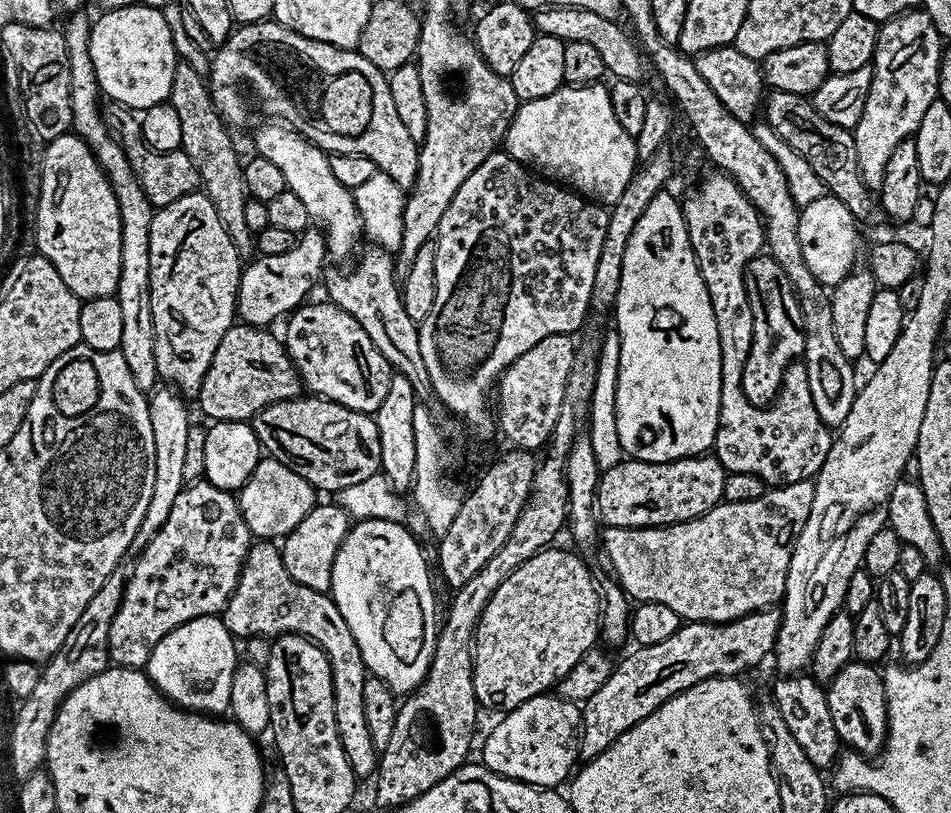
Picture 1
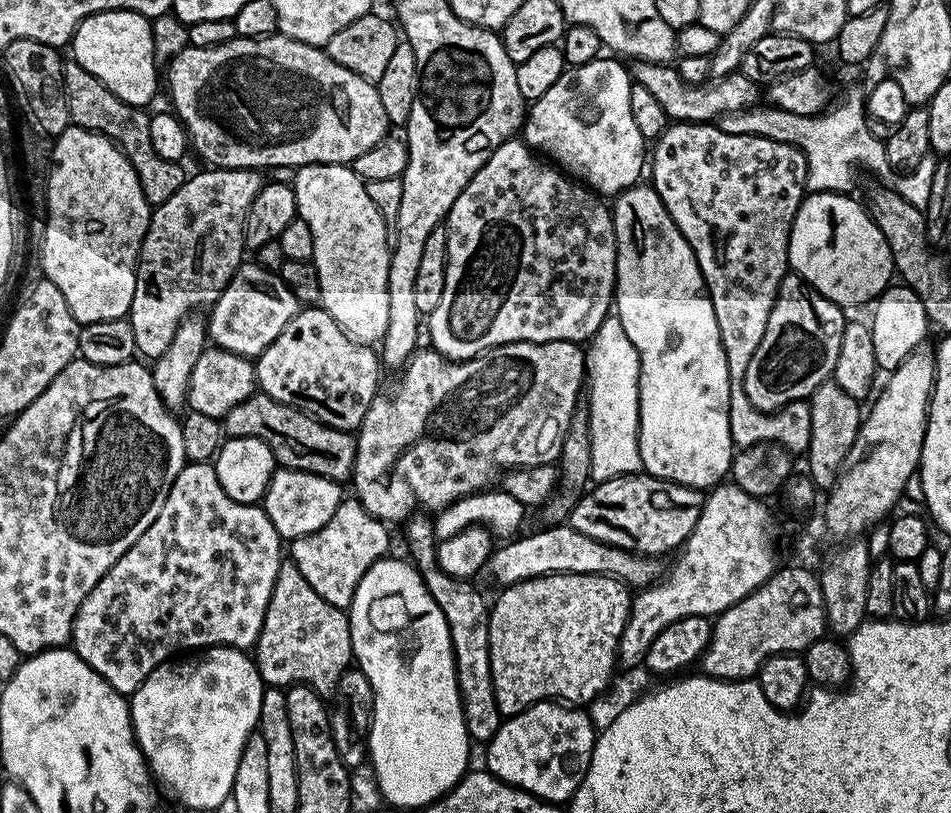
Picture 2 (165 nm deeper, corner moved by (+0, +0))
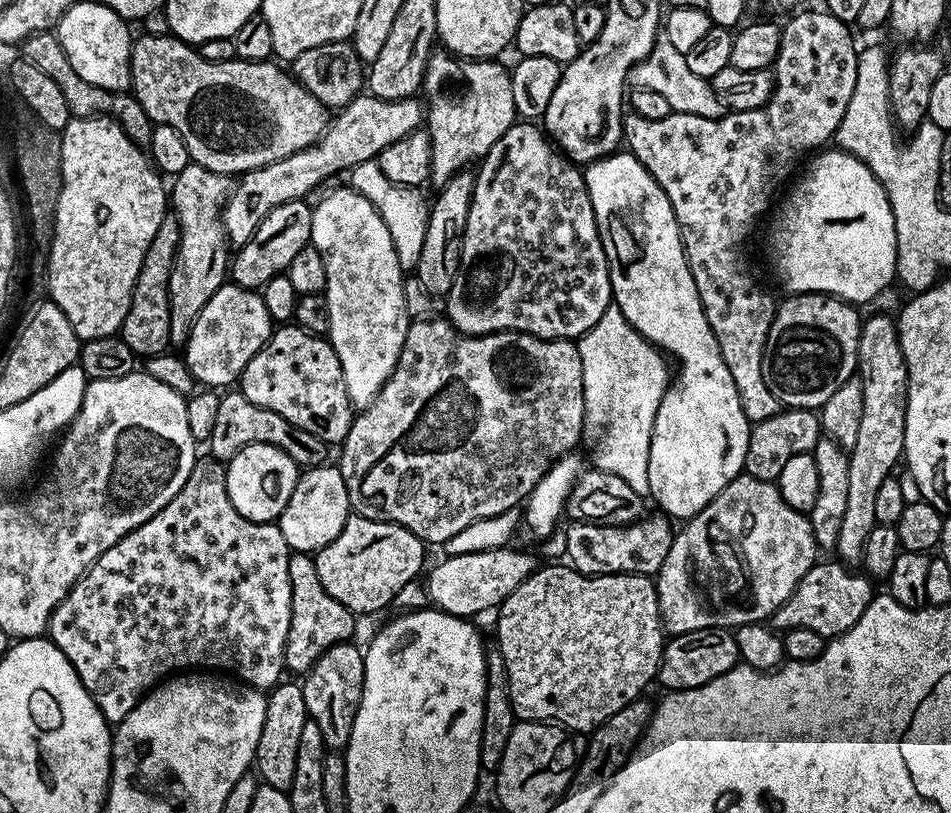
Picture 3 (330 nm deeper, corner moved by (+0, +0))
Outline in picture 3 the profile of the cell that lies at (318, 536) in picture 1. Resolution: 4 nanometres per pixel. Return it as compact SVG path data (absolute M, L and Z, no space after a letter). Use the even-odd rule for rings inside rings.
M359 514L349 515L342 534L326 547L315 553L318 578L326 586L326 594L353 614L380 612L391 605L392 600L406 586L406 582L417 579L424 564L426 545L410 530L390 520L371 520Z

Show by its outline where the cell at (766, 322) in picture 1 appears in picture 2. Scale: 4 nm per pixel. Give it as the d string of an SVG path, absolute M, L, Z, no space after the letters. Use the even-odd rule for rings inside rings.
M789 274L782 278L776 291L776 301L766 322L766 334L755 341L751 349L746 374L744 375L744 400L752 403L757 412L775 412L787 404L804 402L818 385L829 379L838 362L838 350L842 346L842 330L846 323L845 309L833 300L828 300L817 288L812 288L798 275Z

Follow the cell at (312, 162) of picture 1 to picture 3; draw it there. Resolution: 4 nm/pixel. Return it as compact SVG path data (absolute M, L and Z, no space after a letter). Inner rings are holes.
M350 186L336 188L329 196L315 201L310 244L318 250L318 254L322 254L322 262L326 266L324 292L330 318L326 336L332 341L332 348L338 354L338 362L342 362L342 378L346 378L346 394L353 409L363 410L390 378L408 333L410 320L409 317L404 317L405 273L398 262L390 230L386 230L386 222L382 222L378 210L374 210L371 202L362 198L362 194L358 194Z

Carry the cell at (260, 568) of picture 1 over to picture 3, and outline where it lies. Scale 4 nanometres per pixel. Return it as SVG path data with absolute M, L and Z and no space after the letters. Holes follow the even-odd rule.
M292 552L288 558L290 574L290 630L286 634L284 647L284 666L289 673L303 674L309 672L335 644L346 644L353 639L356 632L357 617L342 602L330 598L326 594L326 586L322 586L322 578L318 578L315 559L307 552Z

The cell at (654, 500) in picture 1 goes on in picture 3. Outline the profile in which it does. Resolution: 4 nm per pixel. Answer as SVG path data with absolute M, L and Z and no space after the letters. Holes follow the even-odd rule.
M650 514L645 515L643 518L637 520L635 523L622 524L622 525L612 525L612 524L602 524L599 522L572 522L567 526L568 533L564 536L564 548L568 551L568 557L566 557L567 563L571 567L575 568L576 571L582 573L584 576L595 576L597 574L607 574L610 572L630 572L637 576L652 576L653 574L660 571L662 562L666 562L666 554L670 554L670 546L672 545L672 538L674 535L674 527L672 528L673 521L669 517L663 514L655 514L656 516L650 516Z

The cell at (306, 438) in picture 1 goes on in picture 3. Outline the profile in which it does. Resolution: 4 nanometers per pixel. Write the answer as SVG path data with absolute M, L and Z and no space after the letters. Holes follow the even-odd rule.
M228 390L220 396L218 415L214 417L214 430L210 430L210 438L206 441L207 451L215 460L227 462L251 444L274 446L286 454L301 469L321 467L330 452L329 445L323 444L314 434L306 434L306 430L296 428L282 414L274 414L274 410L266 410L262 406L254 406L239 390Z

